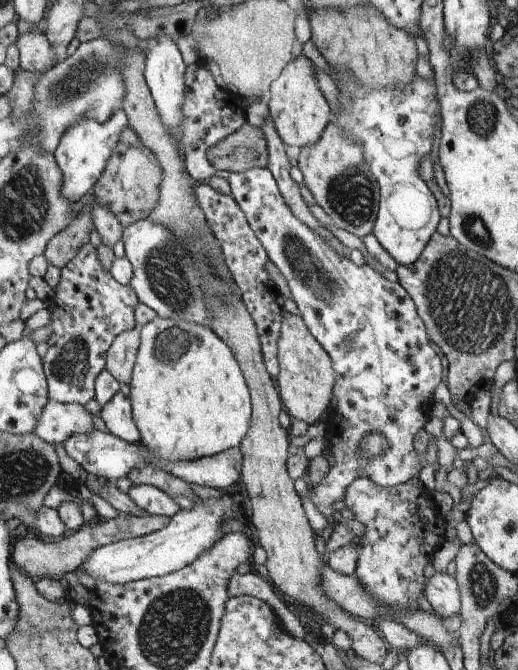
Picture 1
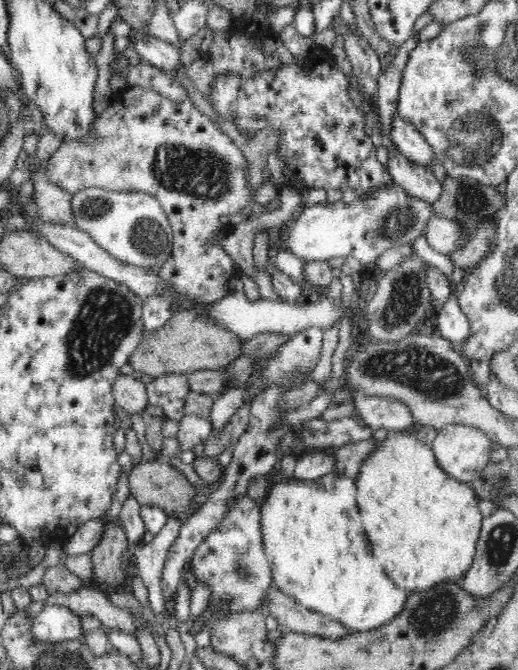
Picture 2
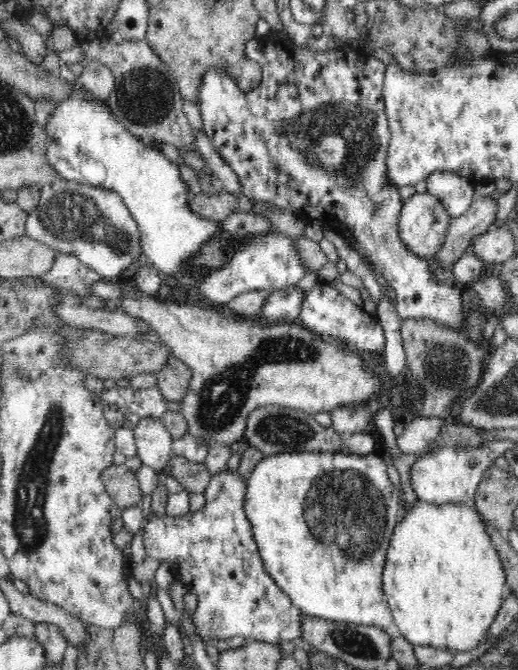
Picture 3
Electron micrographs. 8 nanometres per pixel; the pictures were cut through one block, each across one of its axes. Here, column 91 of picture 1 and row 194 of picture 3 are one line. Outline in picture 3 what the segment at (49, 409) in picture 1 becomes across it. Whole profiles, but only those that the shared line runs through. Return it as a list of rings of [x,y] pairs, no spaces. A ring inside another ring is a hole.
[[[428,191],[424,193],[415,193],[407,198],[402,205],[398,224],[400,239],[404,240],[410,251],[416,252],[416,255],[422,259],[428,260],[443,245],[445,234],[451,217],[436,196]]]

